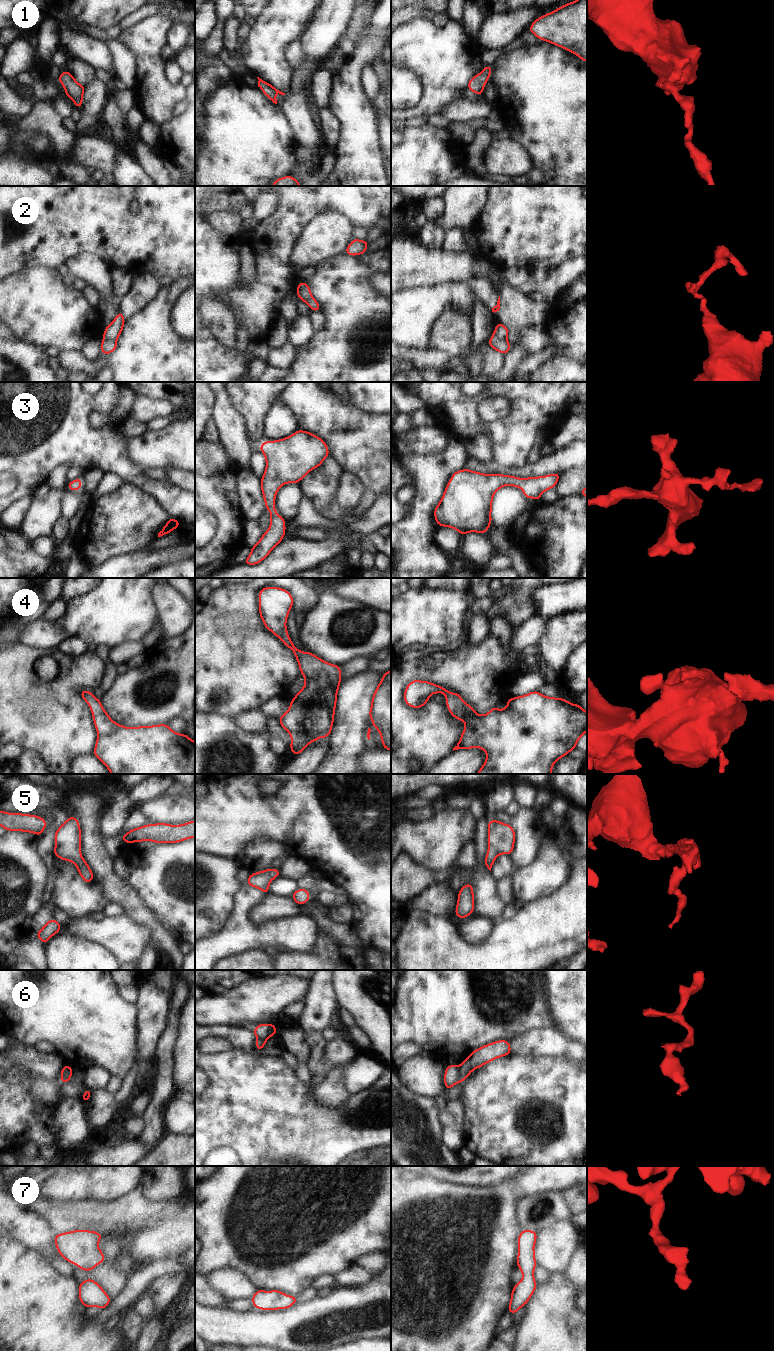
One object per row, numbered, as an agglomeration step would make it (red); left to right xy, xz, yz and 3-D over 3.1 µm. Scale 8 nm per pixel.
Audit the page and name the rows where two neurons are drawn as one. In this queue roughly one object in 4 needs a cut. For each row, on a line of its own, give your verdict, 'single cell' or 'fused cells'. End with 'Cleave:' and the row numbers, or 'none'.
1: single cell
2: fused cells
3: single cell
4: single cell
5: single cell
6: fused cells
7: single cell
Cleave: 2, 6

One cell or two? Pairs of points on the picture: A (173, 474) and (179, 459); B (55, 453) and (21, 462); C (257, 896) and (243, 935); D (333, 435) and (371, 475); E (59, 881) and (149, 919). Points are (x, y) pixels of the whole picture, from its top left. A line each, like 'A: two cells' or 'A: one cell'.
A: two cells
B: one cell
C: one cell
D: one cell
E: two cells

